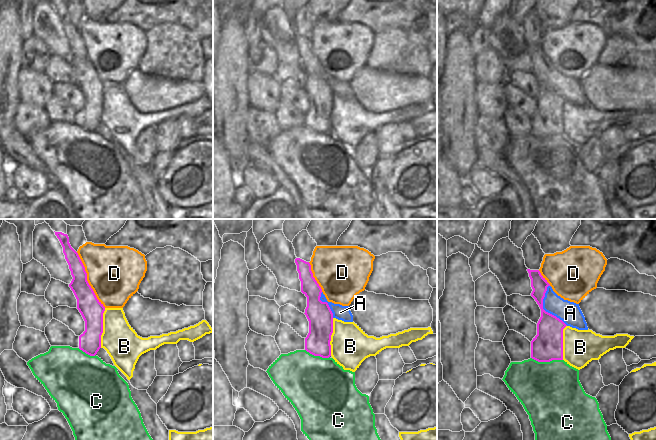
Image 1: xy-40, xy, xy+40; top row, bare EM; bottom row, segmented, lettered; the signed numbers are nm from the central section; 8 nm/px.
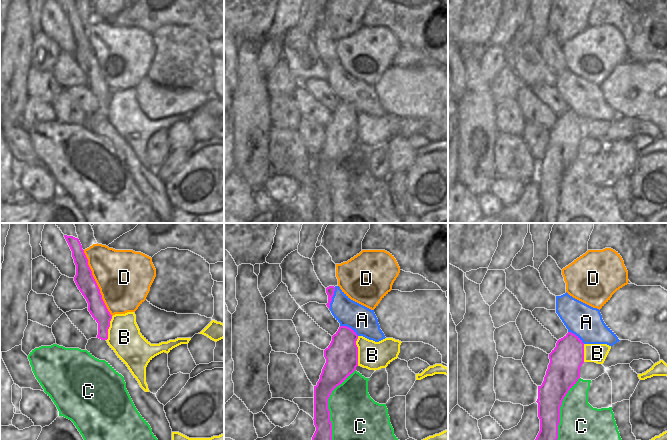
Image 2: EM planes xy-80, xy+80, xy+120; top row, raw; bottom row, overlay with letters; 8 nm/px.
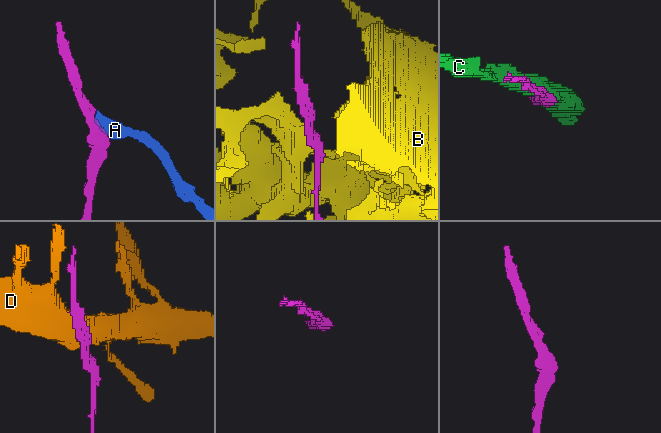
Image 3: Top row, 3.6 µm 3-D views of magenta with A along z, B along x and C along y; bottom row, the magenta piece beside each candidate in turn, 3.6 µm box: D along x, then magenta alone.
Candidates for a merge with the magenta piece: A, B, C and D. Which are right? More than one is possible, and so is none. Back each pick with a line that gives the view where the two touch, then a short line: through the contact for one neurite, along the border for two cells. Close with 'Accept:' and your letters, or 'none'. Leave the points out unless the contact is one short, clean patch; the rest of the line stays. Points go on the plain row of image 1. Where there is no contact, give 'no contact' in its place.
Accept: none

